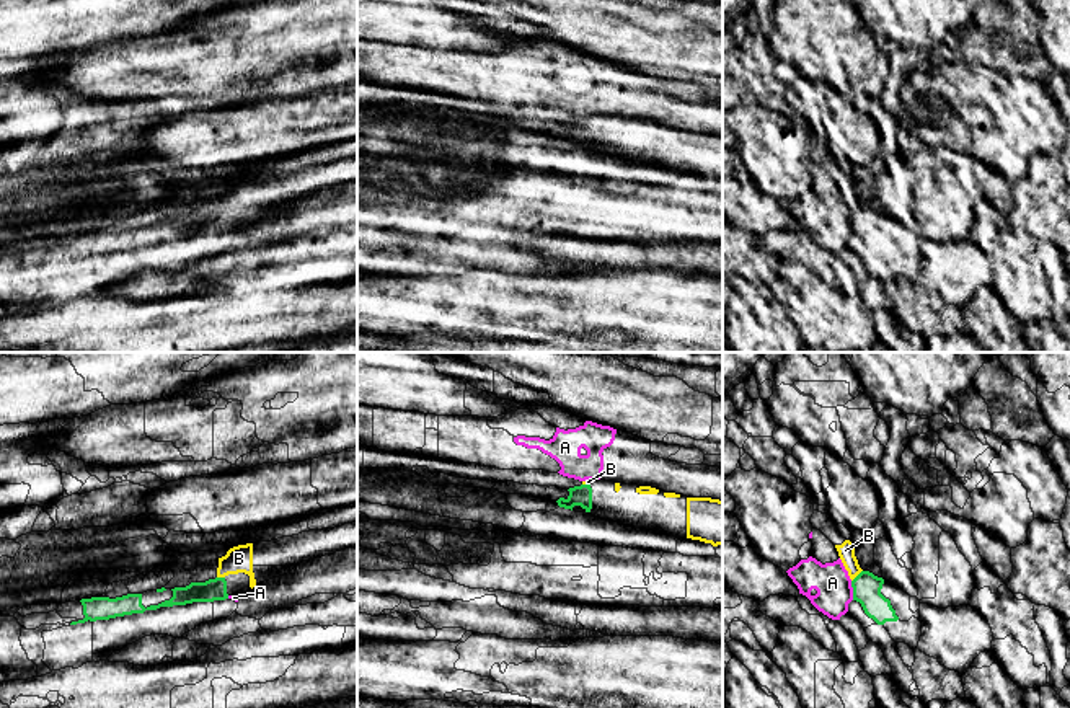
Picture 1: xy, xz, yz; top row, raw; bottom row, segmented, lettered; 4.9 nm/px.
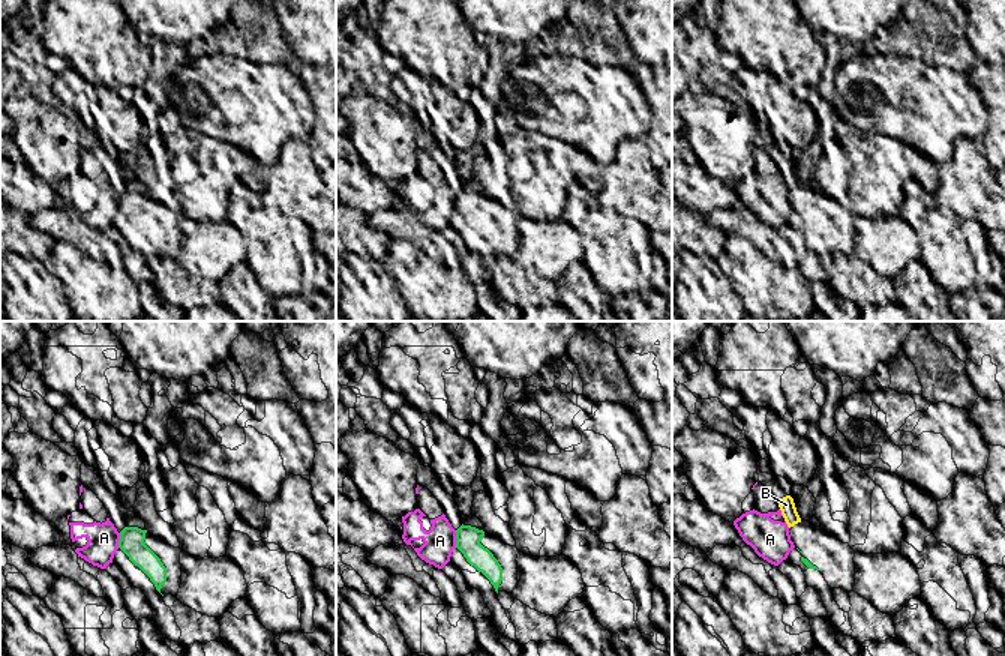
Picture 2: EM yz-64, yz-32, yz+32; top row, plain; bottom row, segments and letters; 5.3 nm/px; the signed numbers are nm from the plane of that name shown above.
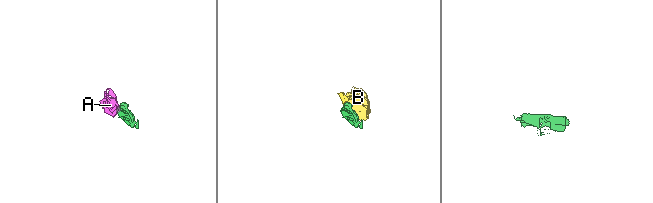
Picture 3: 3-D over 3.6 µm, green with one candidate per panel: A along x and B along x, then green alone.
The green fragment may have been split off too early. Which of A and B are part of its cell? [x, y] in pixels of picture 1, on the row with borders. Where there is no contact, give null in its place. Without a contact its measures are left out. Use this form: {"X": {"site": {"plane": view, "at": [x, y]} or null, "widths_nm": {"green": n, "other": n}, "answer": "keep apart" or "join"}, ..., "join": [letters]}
{"A": {"site": {"plane": "yz", "at": [853, 591]}, "widths_nm": {"green": 140, "other": 180}, "answer": "keep apart"}, "B": {"site": {"plane": "yz", "at": [857, 576]}, "widths_nm": {"green": 140, "other": 80}, "answer": "join"}, "join": ["B"]}

